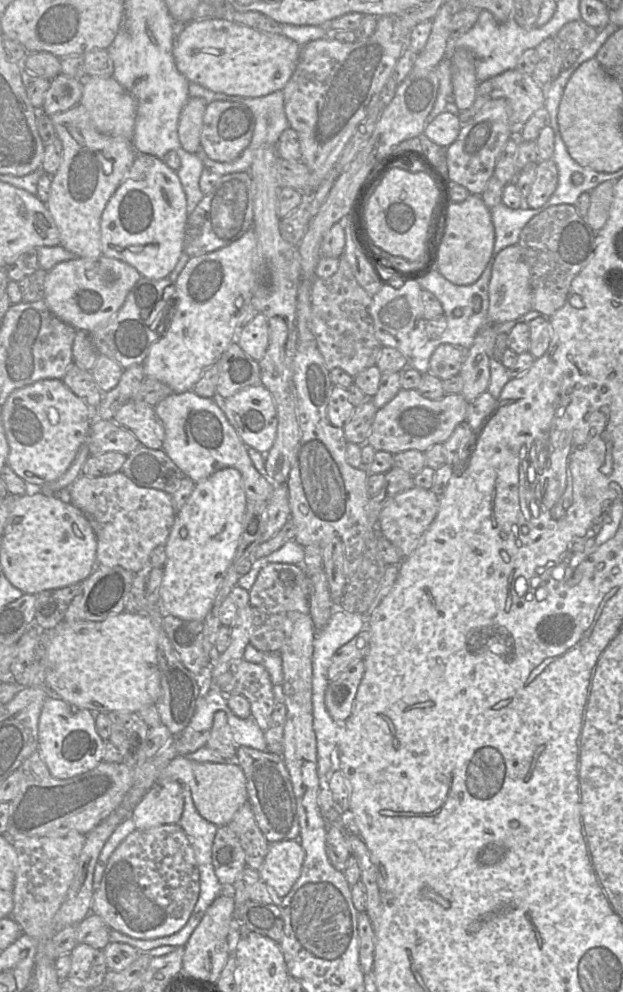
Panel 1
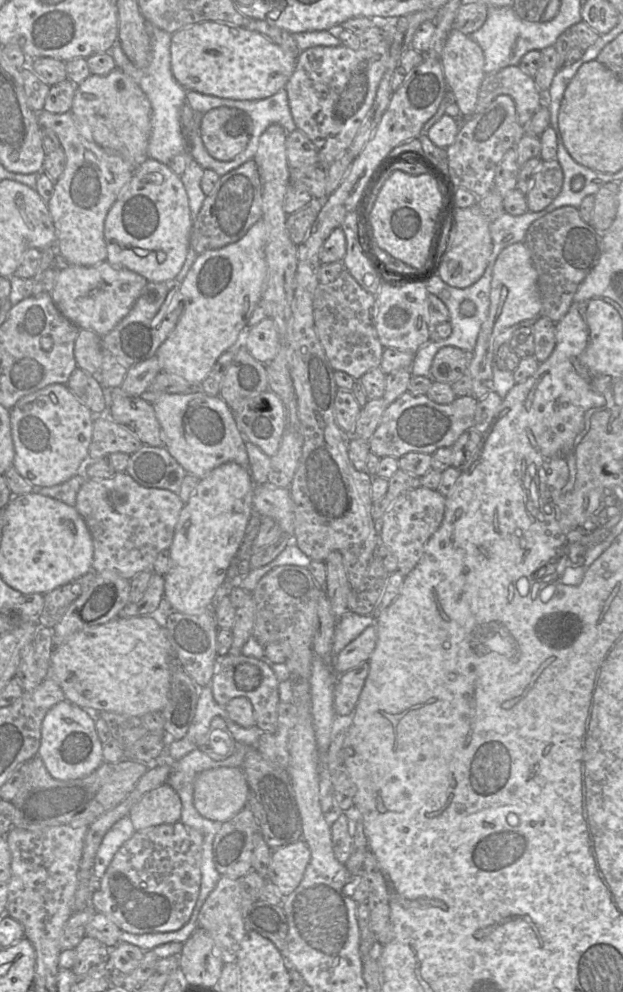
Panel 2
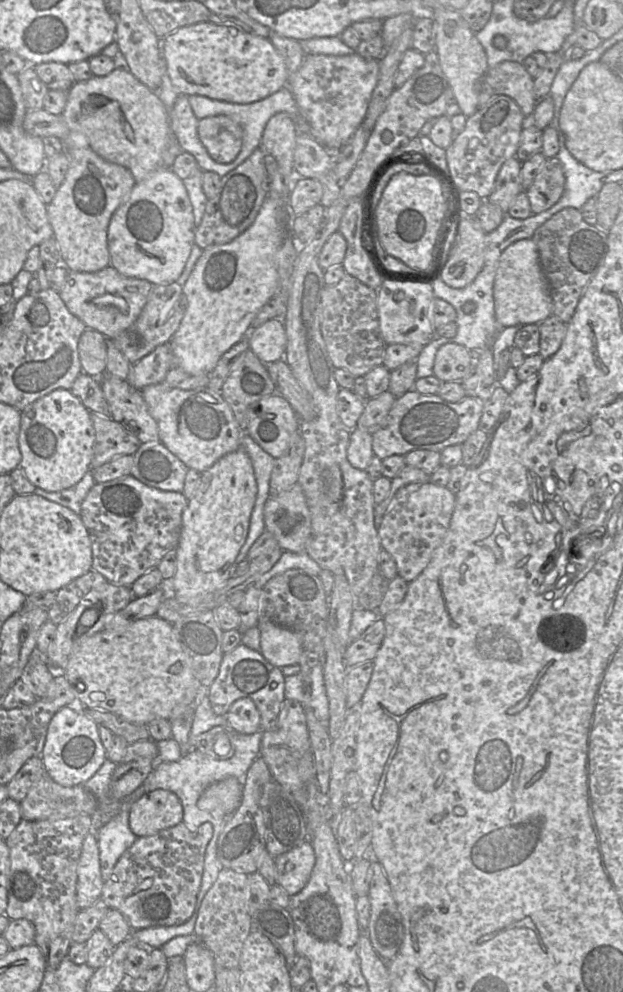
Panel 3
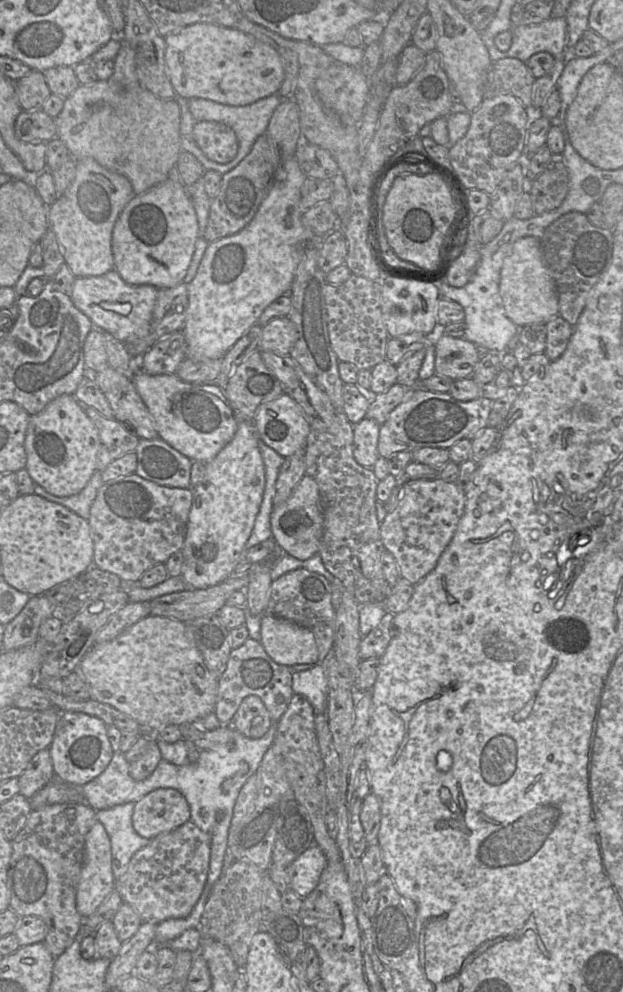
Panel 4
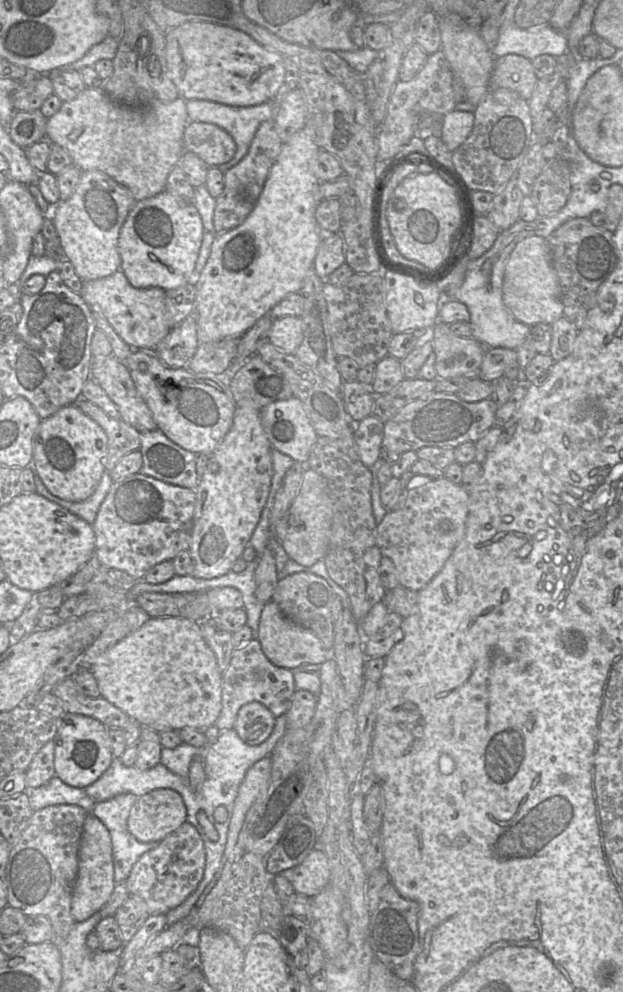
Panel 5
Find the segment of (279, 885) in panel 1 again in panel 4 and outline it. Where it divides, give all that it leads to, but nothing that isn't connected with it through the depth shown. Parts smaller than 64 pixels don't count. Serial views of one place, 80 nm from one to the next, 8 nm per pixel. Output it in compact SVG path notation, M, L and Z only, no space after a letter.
M317 844L311 845L285 868L289 889L300 897L310 894L318 885L327 863L328 860L320 847Z

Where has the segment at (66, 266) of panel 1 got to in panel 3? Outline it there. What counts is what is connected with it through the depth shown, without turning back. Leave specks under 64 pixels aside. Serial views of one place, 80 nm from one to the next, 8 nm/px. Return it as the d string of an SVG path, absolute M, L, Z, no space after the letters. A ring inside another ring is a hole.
M109 265L93 273L68 272L59 295L68 310L79 318L87 328L99 331L106 339L114 339L136 321L147 302L152 287L153 285L149 281L123 276ZM105 294L124 298L128 305L127 311L122 312L114 305L103 307L94 303L95 298Z

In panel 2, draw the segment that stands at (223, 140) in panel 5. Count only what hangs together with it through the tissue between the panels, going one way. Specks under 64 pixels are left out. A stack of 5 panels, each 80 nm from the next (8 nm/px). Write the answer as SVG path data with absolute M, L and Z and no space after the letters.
M214 108L201 117L200 135L208 153L219 161L231 161L247 146L253 123L237 108Z

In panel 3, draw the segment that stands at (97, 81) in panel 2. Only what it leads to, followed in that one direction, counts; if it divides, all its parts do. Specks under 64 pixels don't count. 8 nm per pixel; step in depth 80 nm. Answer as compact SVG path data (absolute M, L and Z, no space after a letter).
M116 68L107 76L75 82L61 115L71 132L85 136L91 150L106 161L129 169L136 182L164 167L164 150L172 133L170 111L128 69Z

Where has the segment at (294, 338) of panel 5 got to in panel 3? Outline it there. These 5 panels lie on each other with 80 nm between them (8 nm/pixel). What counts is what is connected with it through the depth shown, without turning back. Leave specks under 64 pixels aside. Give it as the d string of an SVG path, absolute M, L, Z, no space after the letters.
M273 318L259 327L251 328L246 338L249 349L263 363L284 359L287 336L281 318Z

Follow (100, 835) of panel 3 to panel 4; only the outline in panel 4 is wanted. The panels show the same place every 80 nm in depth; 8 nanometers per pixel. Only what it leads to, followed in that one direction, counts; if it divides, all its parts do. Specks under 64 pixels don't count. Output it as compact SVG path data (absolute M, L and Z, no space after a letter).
M134 802L116 805L114 807L96 811L96 820L105 828L111 843L112 872L115 880L119 879L127 870L132 856L150 843L150 840L139 836L132 826Z

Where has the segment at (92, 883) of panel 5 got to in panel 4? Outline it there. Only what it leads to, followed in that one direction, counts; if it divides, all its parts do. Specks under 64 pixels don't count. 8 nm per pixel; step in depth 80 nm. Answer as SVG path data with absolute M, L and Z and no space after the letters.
M95 820L85 837L83 865L76 892L76 909L81 916L91 915L115 890L110 838Z

